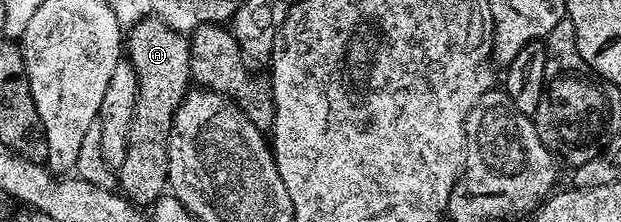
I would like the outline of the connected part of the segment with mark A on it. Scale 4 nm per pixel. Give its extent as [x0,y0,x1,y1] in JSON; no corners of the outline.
[117,16,191,206]

